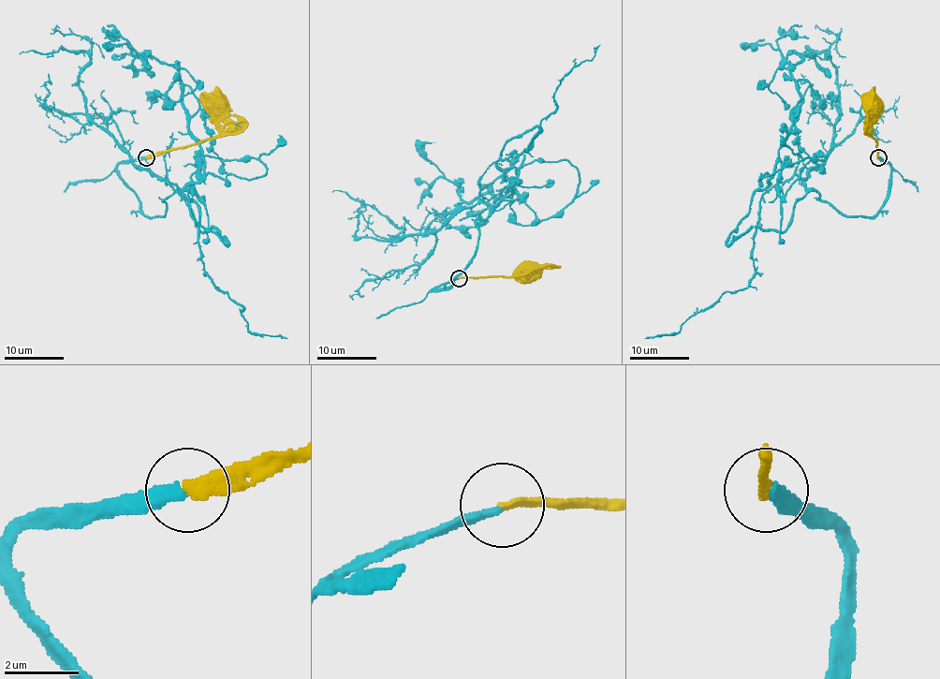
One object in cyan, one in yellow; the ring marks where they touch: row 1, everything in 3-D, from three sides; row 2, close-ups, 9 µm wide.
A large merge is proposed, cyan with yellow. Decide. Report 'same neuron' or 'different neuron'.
different neuron

